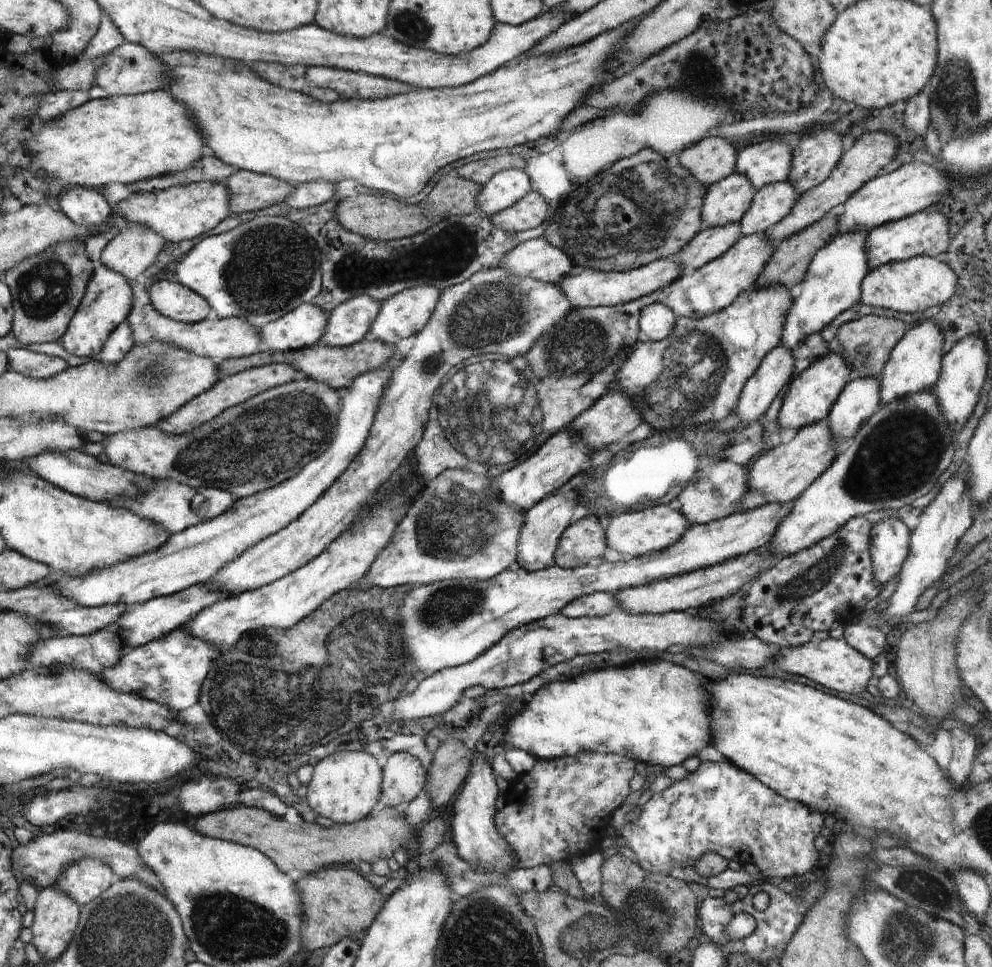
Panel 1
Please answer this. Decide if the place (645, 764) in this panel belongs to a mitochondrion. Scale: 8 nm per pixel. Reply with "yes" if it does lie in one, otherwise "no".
no

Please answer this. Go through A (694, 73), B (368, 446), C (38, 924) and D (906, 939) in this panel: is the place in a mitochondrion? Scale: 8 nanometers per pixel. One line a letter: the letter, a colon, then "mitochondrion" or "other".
A: mitochondrion
B: other
C: other
D: mitochondrion

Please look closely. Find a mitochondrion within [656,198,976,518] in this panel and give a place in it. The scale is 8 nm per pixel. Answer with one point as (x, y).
(901, 454)

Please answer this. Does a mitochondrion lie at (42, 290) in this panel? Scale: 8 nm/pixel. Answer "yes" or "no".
yes

